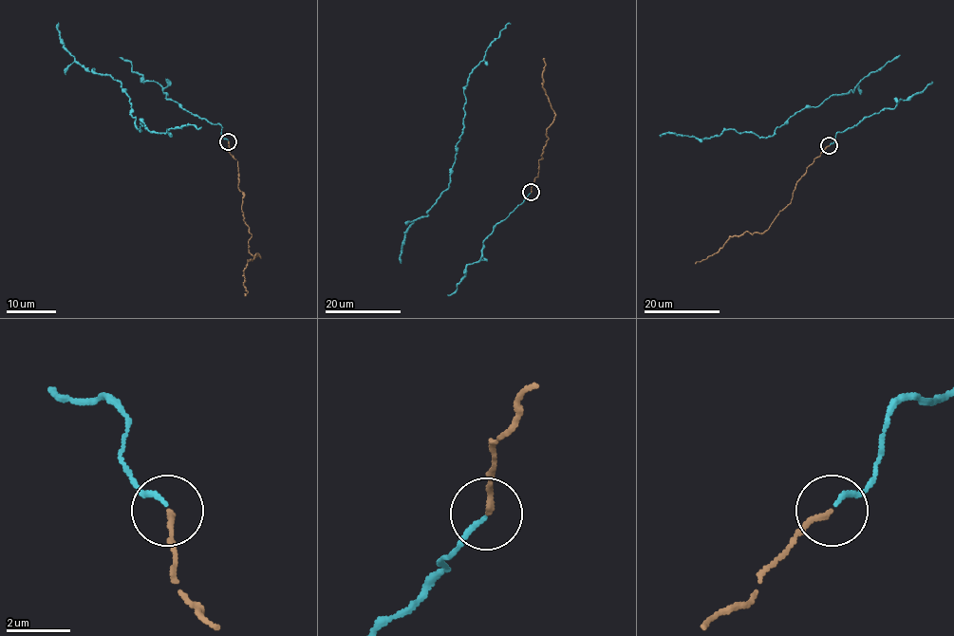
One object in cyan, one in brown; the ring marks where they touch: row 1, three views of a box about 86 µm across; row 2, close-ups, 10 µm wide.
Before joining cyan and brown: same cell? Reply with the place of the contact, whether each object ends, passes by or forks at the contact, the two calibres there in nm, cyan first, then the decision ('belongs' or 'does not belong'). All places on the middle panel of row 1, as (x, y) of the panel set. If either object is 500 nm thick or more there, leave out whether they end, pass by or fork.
at (531, 192); cyan ends there; brown ends there; 140 nm thick on the cyan side, 170 nm on the other; belongs

